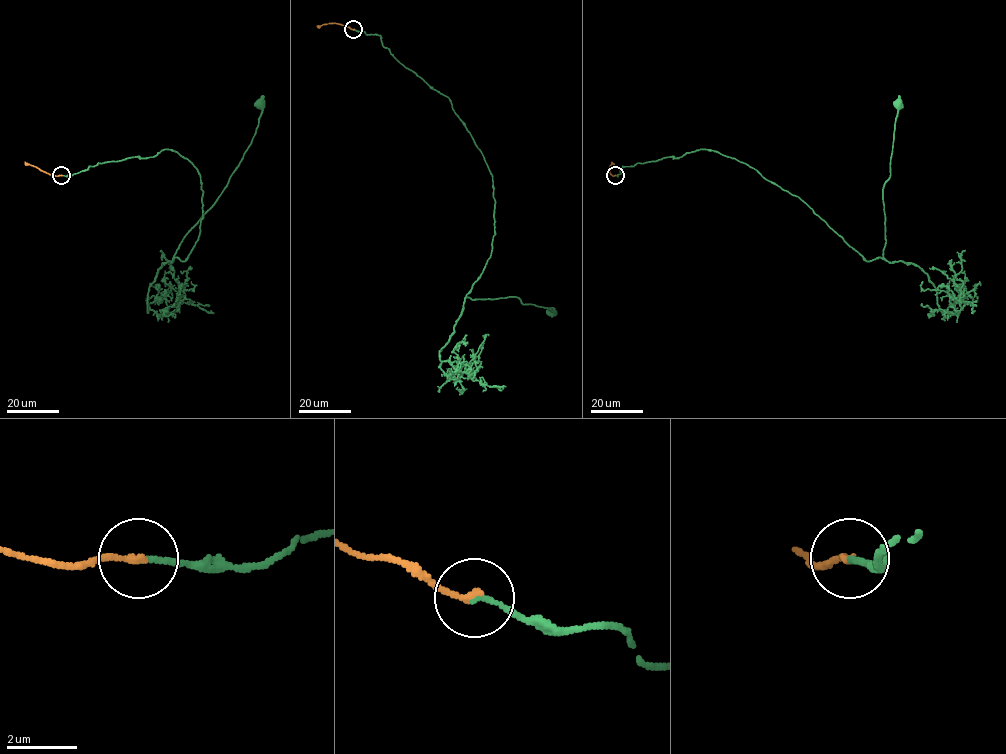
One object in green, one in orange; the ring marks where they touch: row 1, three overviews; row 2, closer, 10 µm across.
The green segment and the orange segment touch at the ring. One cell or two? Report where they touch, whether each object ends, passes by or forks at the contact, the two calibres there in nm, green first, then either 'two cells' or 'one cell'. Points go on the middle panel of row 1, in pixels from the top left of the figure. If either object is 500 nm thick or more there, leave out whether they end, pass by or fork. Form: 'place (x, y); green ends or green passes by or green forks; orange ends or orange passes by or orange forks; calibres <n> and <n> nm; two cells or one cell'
place (353, 29); green ends; orange ends; calibres 130 and 180 nm; one cell

